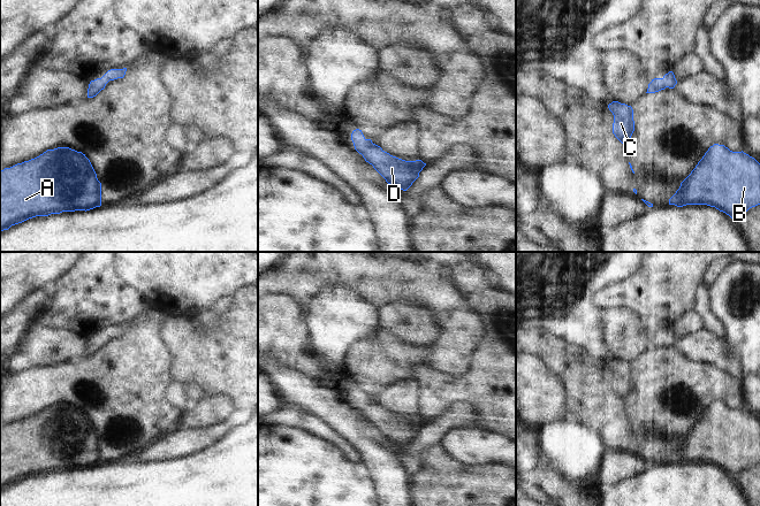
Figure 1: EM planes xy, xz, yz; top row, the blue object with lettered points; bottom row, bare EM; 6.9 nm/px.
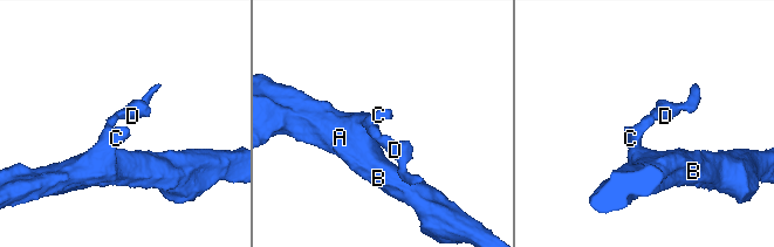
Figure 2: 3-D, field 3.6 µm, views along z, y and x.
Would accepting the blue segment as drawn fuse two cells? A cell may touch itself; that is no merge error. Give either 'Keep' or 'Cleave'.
Keep

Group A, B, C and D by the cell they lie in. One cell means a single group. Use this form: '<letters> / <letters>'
A B C D

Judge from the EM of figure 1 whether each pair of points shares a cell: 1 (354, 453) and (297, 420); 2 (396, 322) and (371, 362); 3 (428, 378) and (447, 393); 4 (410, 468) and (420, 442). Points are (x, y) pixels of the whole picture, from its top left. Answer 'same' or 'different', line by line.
1: same
2: different
3: same
4: different

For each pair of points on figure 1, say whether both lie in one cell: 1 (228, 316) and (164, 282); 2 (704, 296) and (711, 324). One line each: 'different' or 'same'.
1: different
2: same

